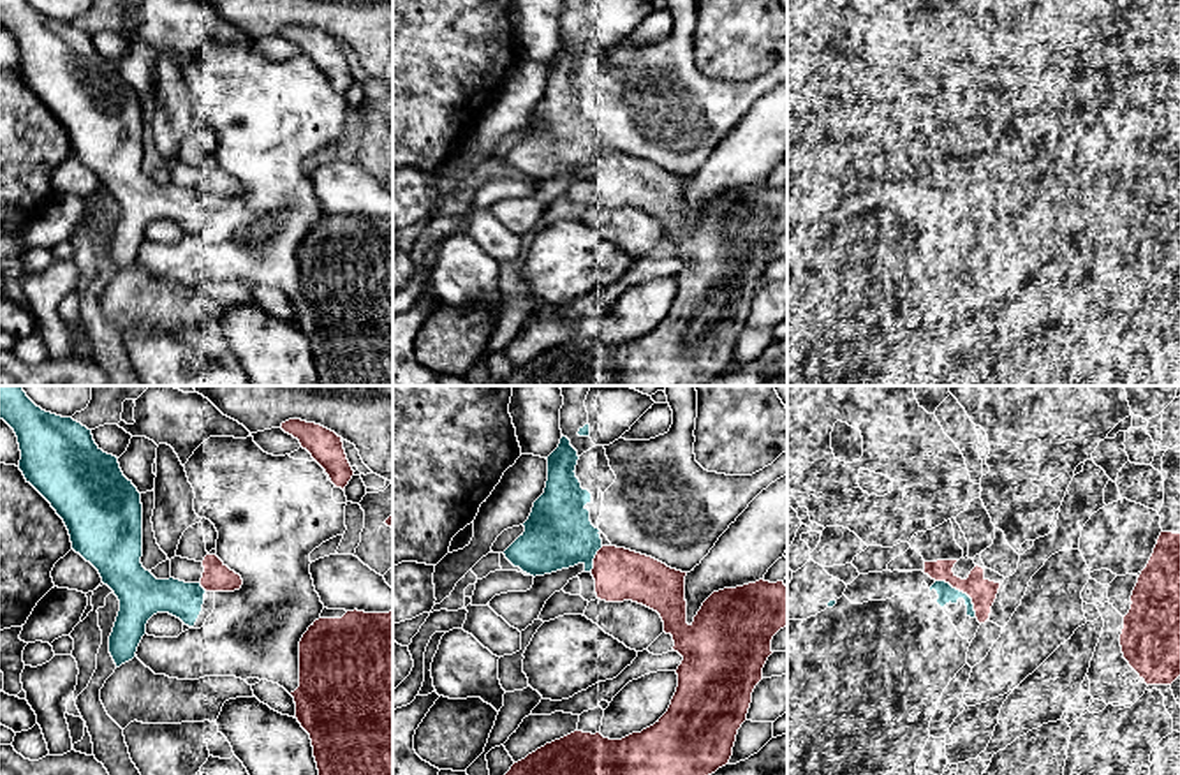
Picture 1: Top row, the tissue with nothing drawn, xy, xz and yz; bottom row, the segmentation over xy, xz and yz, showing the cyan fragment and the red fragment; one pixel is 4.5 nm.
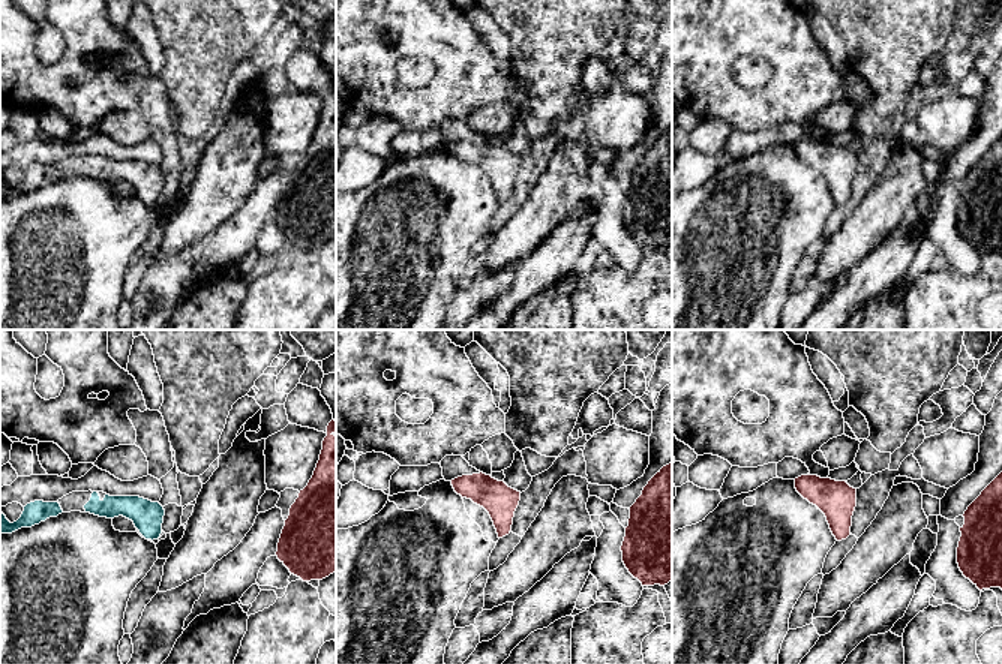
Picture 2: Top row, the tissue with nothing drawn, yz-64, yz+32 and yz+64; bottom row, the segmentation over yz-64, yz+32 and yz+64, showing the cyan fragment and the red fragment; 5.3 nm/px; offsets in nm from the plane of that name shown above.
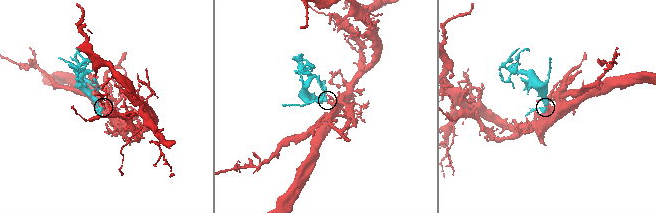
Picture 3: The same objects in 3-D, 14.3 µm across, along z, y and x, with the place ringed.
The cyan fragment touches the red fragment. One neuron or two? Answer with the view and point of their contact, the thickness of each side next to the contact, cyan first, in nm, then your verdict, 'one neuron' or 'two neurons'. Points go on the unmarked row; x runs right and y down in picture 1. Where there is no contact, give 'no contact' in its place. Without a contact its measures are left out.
contact yz (962, 198); calibres 80 and 130 nm; one neuron

